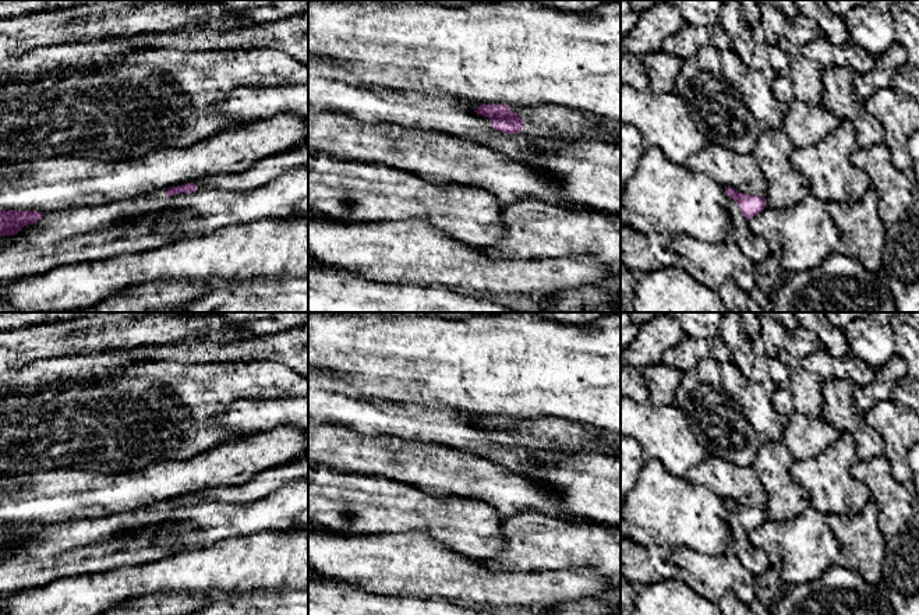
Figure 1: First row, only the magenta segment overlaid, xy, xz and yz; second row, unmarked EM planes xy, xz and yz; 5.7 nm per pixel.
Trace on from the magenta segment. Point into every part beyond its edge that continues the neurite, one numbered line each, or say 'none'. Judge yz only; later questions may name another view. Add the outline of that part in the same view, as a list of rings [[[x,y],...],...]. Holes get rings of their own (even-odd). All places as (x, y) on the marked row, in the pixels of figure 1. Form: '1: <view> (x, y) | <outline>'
1: yz (756, 248) | [[[729,199],[727,211],[731,216],[729,236],[754,265],[761,264],[770,255],[768,241],[750,230],[747,219],[734,199]]]

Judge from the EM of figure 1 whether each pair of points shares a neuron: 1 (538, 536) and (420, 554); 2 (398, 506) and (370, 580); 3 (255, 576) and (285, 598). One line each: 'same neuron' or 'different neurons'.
1: different neurons
2: different neurons
3: different neurons

